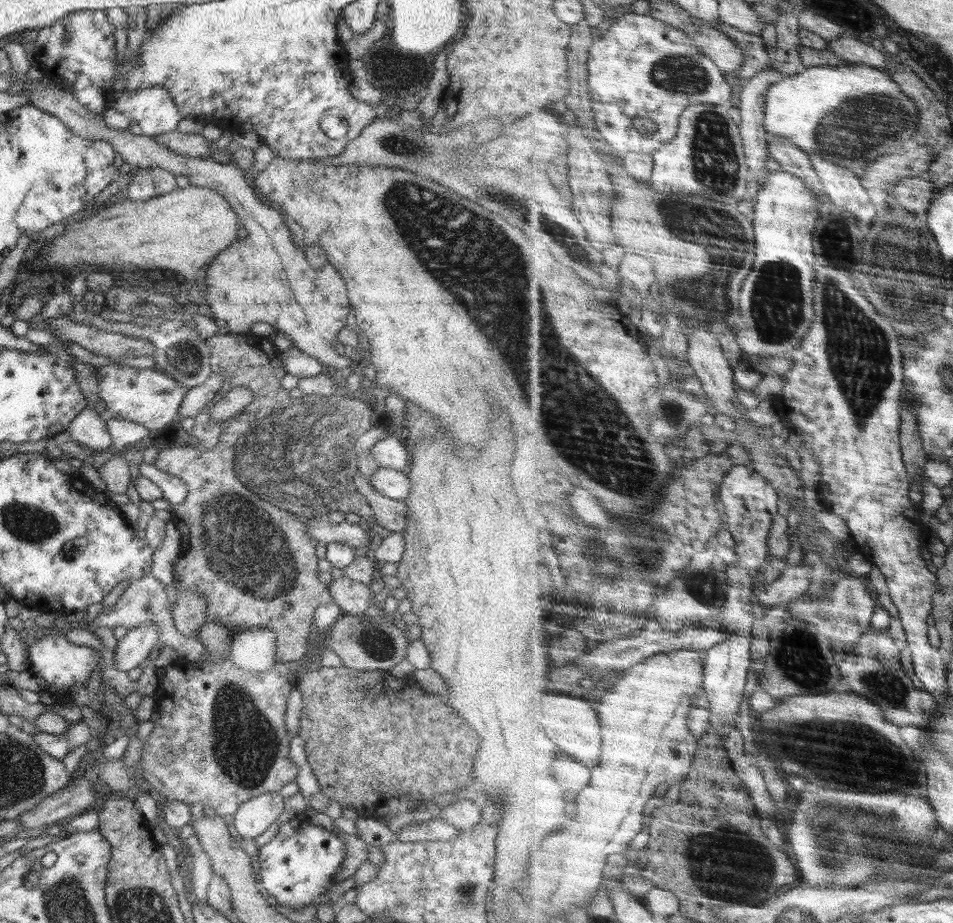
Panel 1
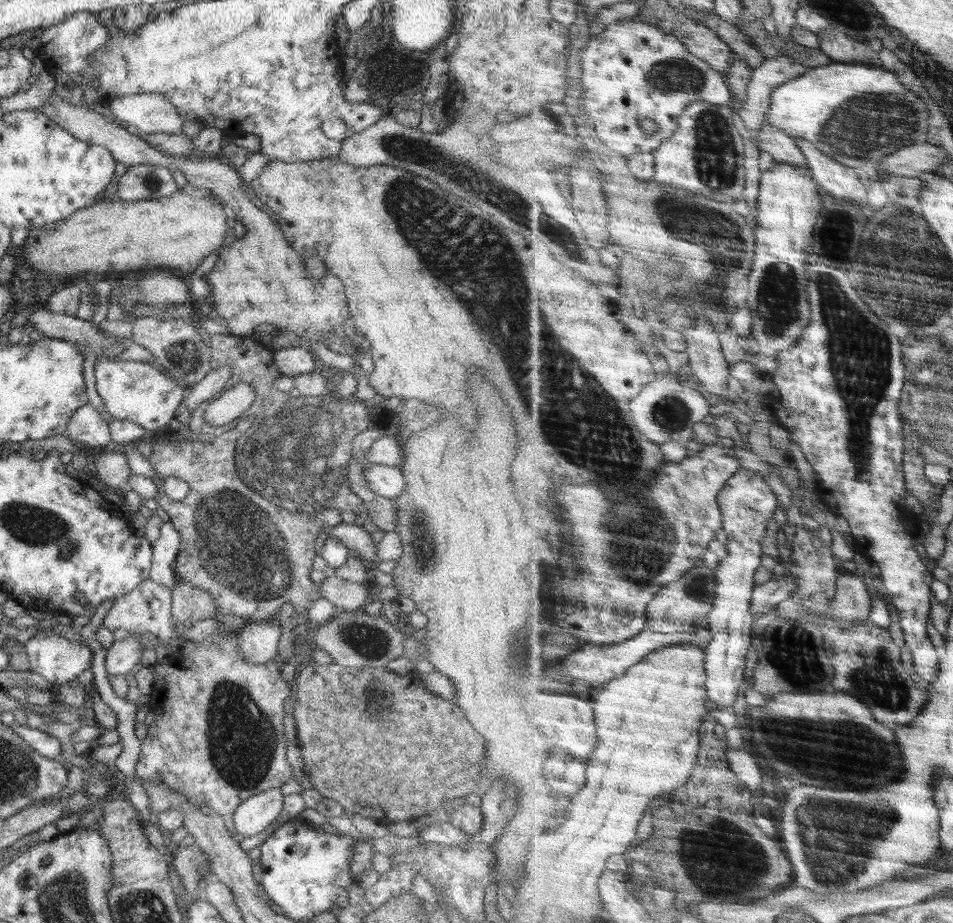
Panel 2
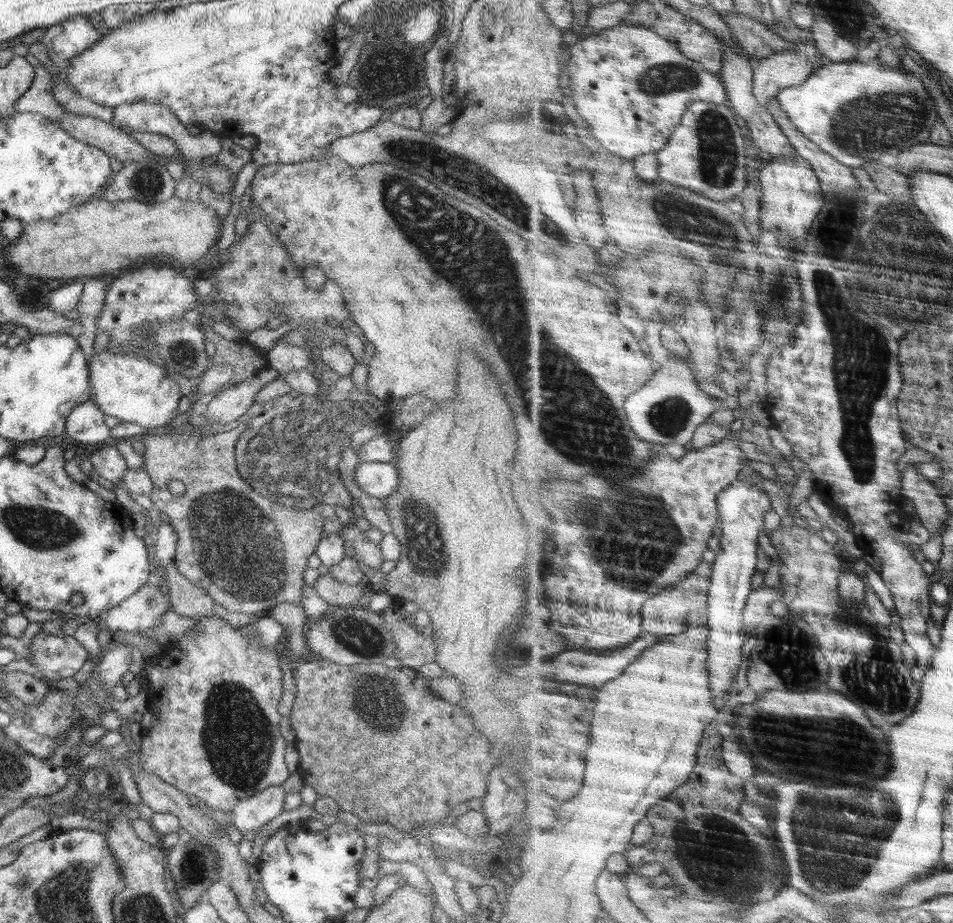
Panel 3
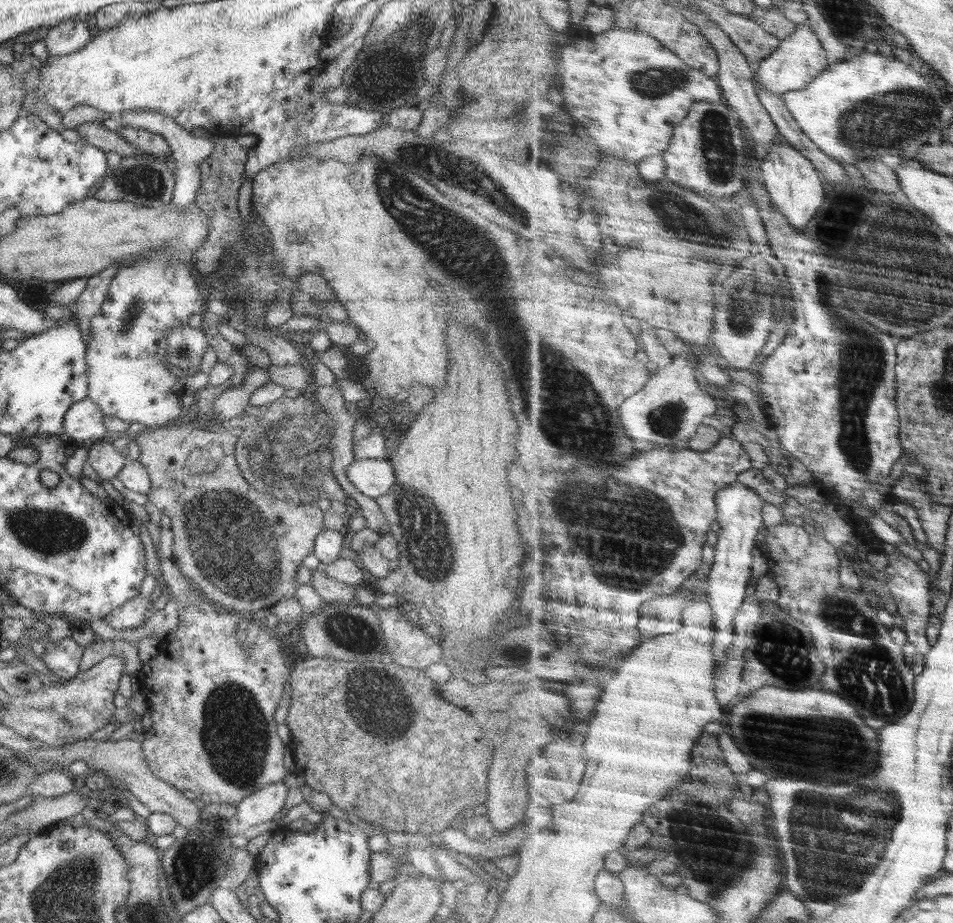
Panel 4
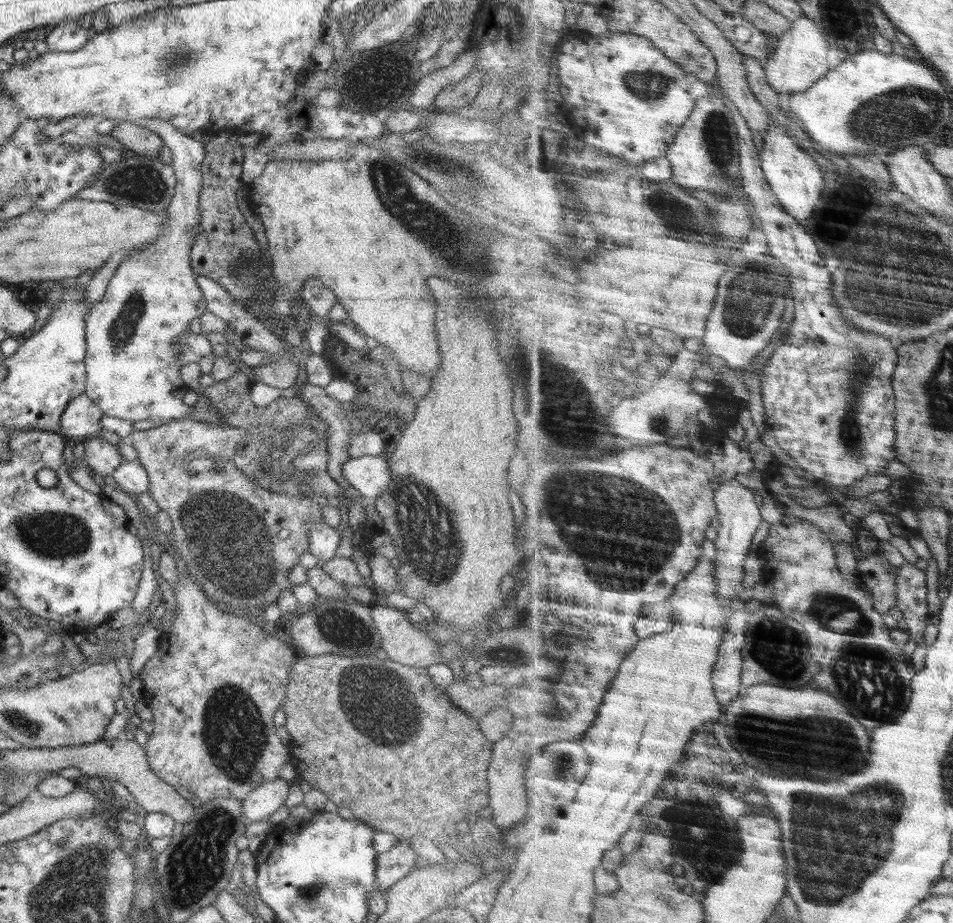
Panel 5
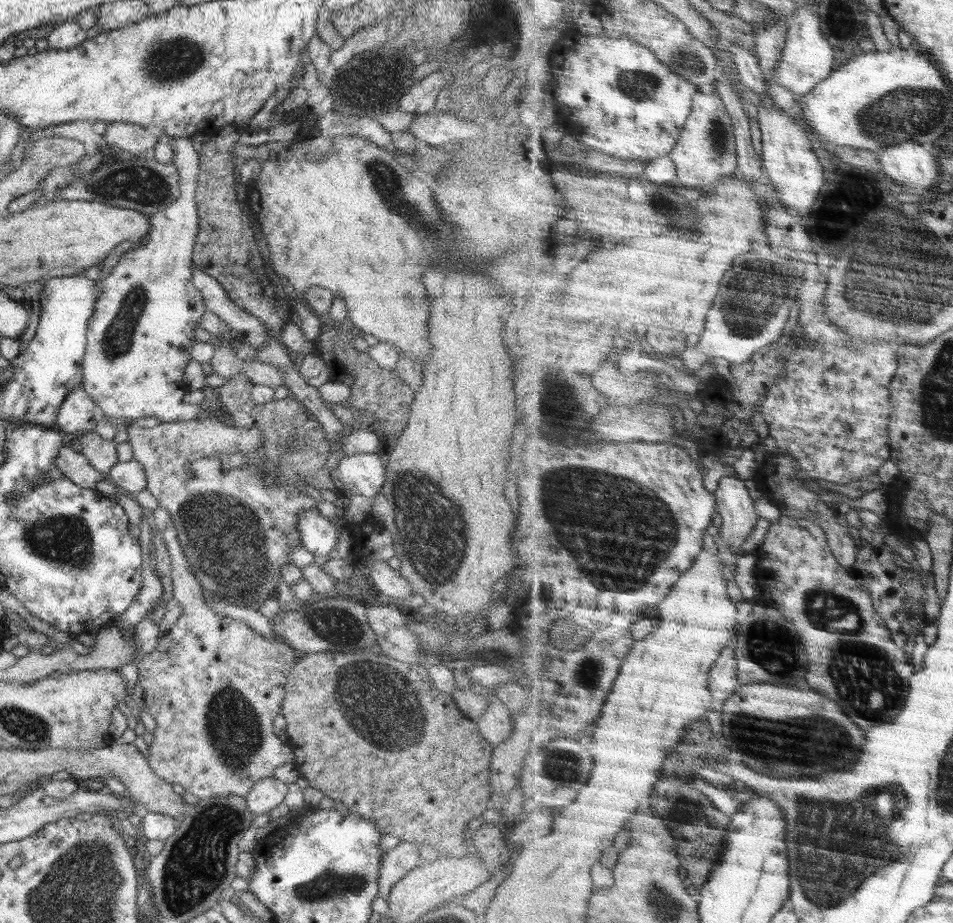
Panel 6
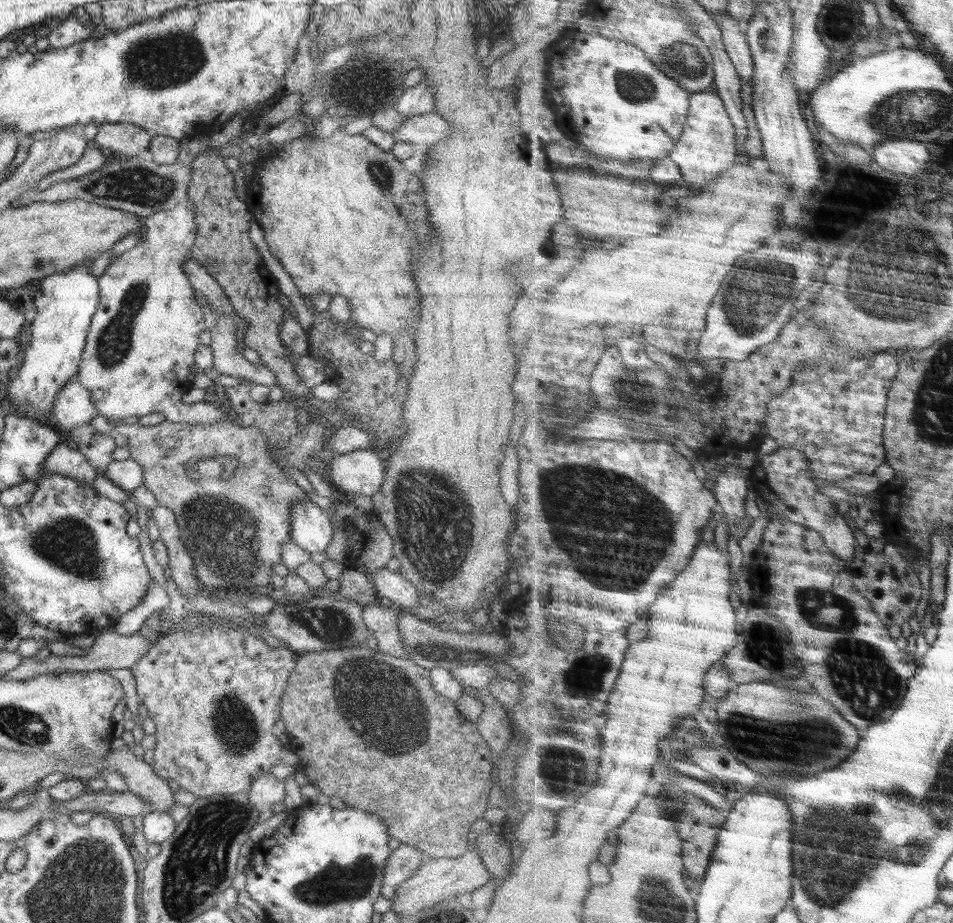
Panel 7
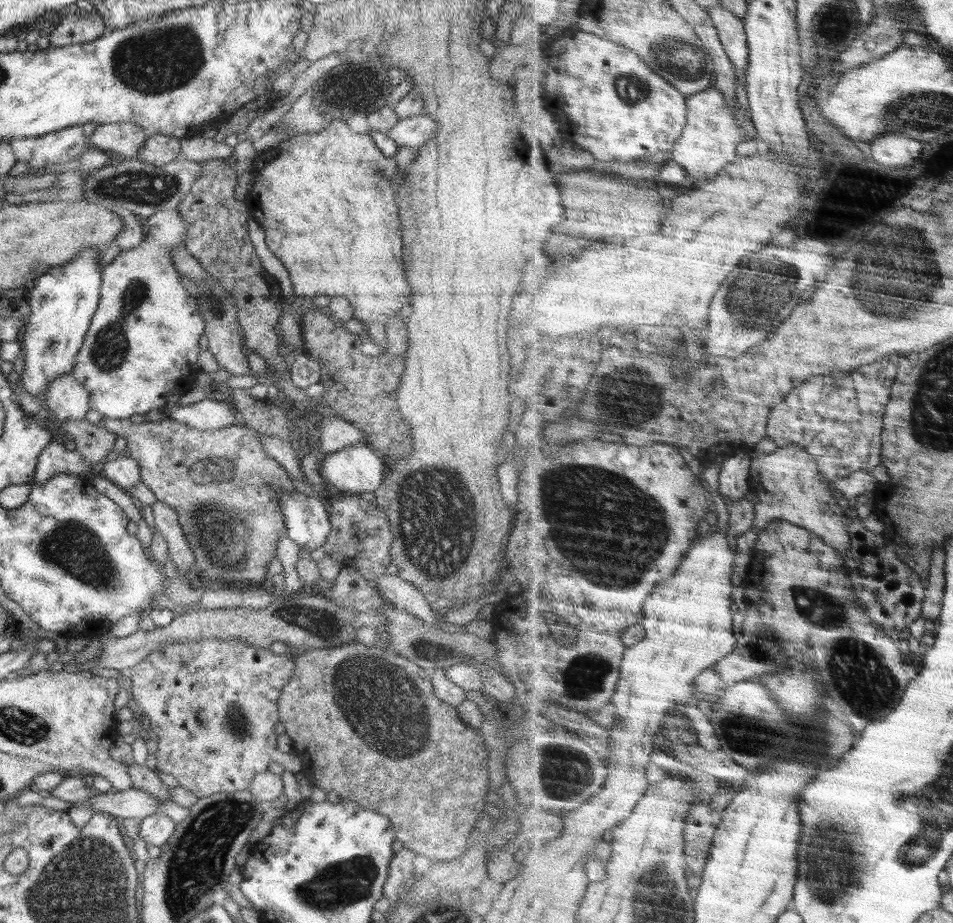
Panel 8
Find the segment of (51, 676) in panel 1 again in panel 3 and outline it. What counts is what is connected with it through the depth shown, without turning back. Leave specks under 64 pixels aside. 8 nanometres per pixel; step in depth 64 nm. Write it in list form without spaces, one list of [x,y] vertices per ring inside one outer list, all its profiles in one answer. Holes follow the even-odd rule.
[[[43,631],[32,638],[30,652],[28,662],[47,679],[74,676],[89,656],[72,634],[54,636]]]

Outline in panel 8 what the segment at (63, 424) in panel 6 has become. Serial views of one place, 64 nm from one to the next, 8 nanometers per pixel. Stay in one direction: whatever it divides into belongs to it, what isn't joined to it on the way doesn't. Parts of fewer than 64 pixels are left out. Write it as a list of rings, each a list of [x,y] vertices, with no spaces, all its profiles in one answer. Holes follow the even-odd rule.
[[[61,374],[50,382],[45,392],[46,412],[57,425],[68,419],[84,420],[90,407],[89,396],[86,388],[79,384],[72,374]]]

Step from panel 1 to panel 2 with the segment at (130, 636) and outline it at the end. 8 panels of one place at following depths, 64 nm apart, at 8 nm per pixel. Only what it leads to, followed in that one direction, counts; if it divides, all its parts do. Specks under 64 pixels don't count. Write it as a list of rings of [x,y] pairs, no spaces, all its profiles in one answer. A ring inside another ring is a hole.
[[[130,634],[130,636],[123,640],[117,640],[110,646],[110,649],[105,654],[105,666],[106,676],[113,674],[118,676],[119,674],[126,675],[130,672],[136,664],[141,664],[141,657],[143,648],[141,641],[138,641],[140,634]]]

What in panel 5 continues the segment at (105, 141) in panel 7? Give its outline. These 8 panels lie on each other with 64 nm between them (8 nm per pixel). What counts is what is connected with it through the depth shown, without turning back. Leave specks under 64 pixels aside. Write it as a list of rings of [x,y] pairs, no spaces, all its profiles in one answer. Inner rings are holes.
[[[125,121],[117,123],[110,132],[110,137],[114,137],[120,145],[124,145],[126,150],[140,155],[155,157],[164,148],[164,141],[158,134],[136,123]]]

